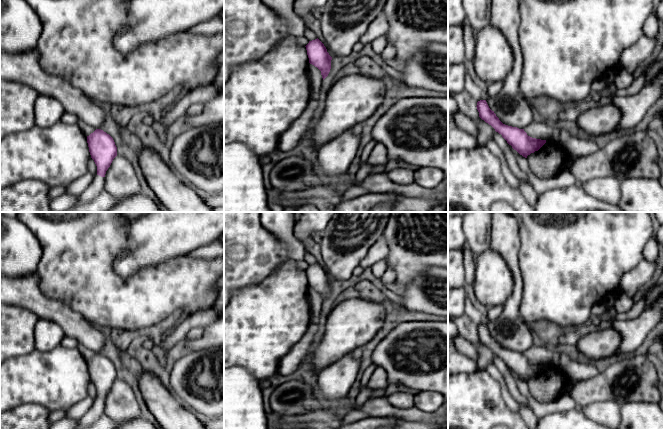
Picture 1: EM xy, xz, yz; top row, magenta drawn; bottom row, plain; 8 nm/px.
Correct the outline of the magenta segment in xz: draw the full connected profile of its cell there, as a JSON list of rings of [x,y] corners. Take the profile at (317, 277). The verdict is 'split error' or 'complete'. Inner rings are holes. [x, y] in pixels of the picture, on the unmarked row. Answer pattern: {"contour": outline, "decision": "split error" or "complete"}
{"contour": [[[318,262],[309,265],[305,271],[309,282],[309,287],[321,295],[321,299],[324,304],[330,296],[332,281],[327,276],[324,268]]], "decision": "complete"}

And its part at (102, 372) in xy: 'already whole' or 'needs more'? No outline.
needs more

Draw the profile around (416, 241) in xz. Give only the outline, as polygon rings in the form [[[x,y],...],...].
[[[391,212],[382,238],[388,245],[388,268],[396,273],[395,283],[406,286],[430,267],[448,269],[448,212]]]

